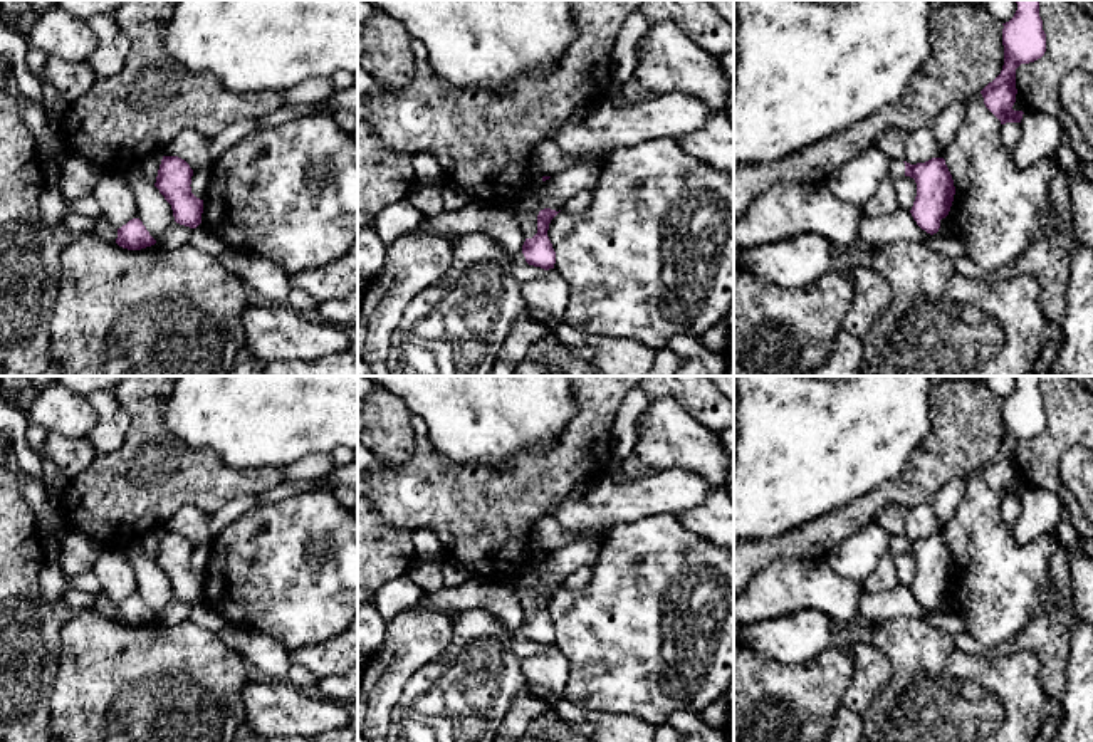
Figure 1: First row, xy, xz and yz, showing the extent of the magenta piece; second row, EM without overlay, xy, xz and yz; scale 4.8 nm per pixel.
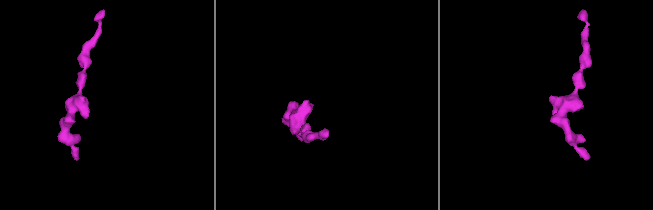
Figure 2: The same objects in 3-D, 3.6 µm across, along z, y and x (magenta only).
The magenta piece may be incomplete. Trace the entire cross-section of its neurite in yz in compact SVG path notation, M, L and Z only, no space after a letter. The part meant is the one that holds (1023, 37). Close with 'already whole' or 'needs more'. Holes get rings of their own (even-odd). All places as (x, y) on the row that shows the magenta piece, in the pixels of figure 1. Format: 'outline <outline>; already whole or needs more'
outline M1016 0L1014 17L1002 24L1004 65L1001 74L982 91L986 107L1001 121L1021 123L1022 111L1014 111L1016 69L1041 59L1046 52L1046 34L1039 17L1039 0Z; already whole

